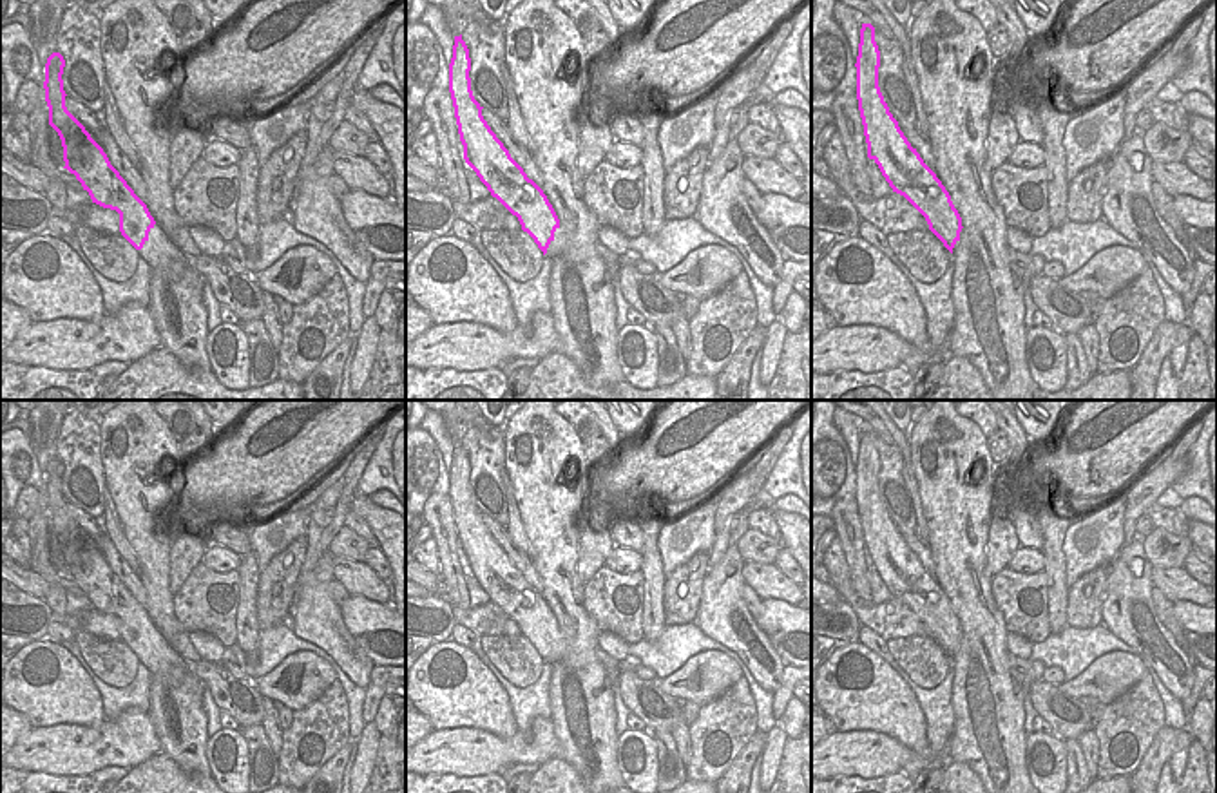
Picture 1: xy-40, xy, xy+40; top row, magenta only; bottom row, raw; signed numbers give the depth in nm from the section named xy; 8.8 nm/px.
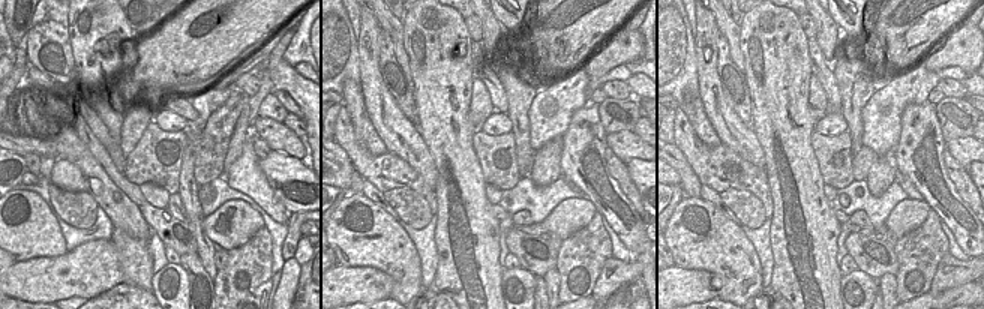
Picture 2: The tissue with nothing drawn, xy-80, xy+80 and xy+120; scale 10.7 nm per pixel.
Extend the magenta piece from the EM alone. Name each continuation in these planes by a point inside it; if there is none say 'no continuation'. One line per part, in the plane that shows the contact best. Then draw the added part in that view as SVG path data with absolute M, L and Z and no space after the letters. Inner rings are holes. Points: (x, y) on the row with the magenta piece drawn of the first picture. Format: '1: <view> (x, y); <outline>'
1: xy (556, 247); M560 225L554 232L554 239L549 244L545 257L556 259L556 257L563 255L565 250L567 250L567 232Z

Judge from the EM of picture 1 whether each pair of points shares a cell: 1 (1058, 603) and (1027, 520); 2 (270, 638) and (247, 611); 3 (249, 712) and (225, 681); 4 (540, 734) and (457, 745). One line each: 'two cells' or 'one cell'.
1: two cells
2: two cells
3: one cell
4: one cell

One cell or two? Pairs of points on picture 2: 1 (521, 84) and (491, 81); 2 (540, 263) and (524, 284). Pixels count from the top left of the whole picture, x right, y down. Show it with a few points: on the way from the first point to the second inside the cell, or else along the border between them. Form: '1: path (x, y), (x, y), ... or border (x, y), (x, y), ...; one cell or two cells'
1: border (495, 63), (495, 72), (507, 99), (507, 113); two cells
2: border (521, 266), (534, 276); two cells

